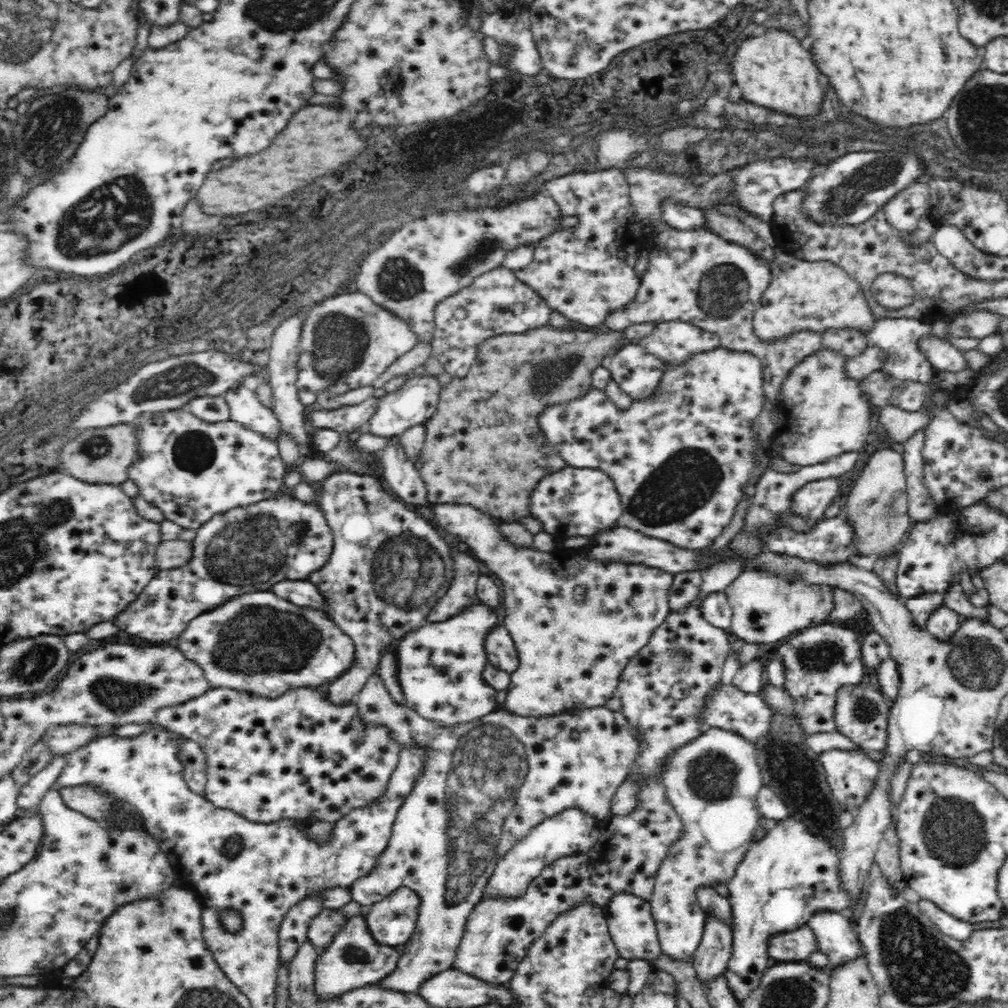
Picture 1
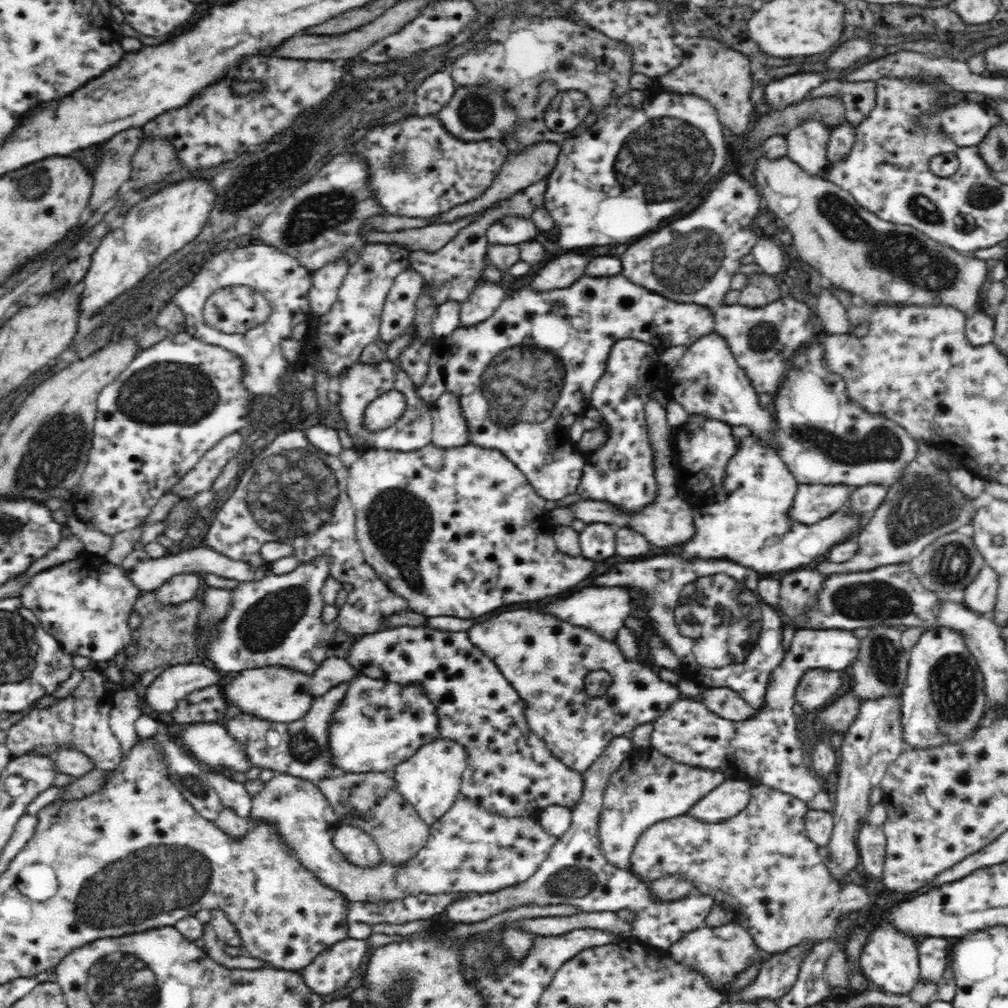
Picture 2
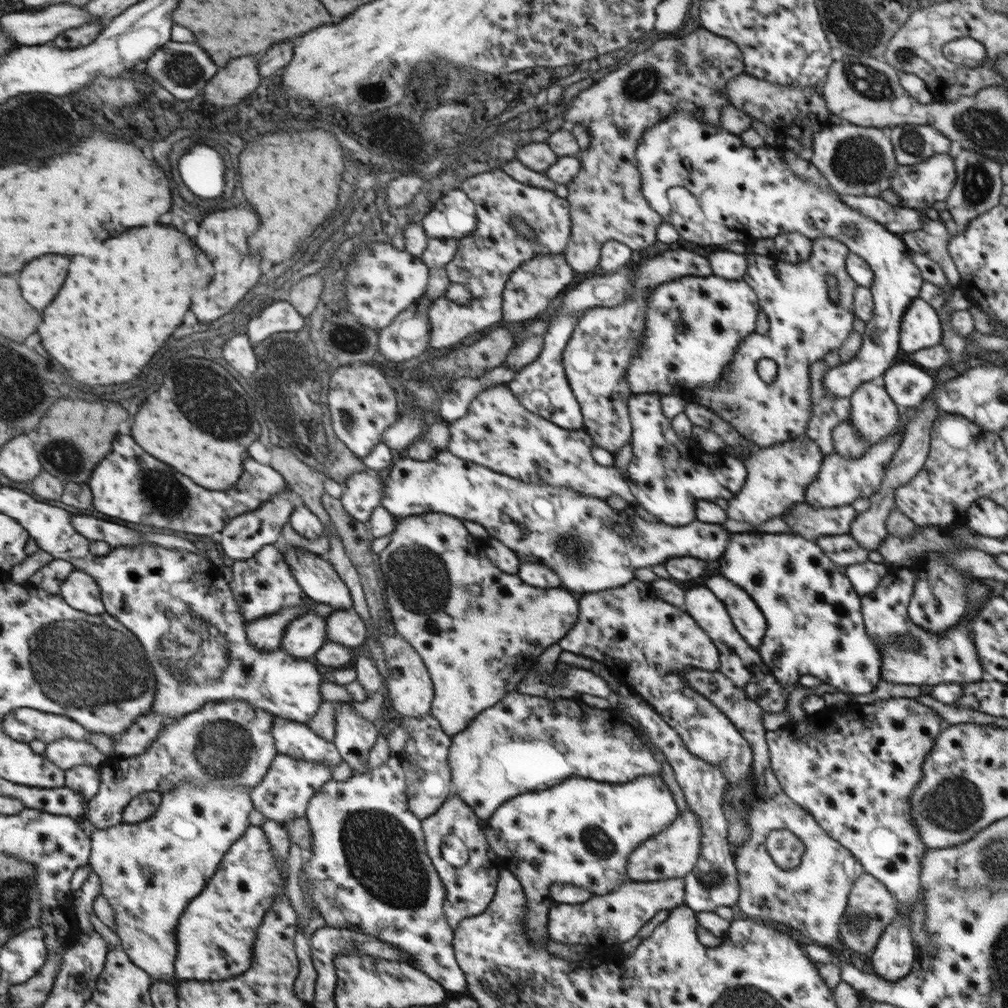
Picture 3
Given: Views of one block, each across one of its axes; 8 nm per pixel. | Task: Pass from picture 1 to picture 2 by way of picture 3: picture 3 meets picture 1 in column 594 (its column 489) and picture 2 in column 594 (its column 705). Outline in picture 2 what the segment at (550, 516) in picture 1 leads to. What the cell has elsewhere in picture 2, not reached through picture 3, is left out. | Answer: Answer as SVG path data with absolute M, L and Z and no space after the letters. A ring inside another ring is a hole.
M602 522L588 523L579 532L581 556L593 561L606 560L616 556L614 526Z

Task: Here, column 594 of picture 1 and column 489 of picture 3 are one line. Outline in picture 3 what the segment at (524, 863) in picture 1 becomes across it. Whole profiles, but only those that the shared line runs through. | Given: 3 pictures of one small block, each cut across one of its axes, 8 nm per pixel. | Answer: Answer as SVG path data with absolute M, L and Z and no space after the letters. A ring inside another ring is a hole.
M644 775L621 785L596 782L588 780L588 778L569 778L568 780L570 780L570 782L562 782L562 786L554 786L554 788L547 788L546 790L532 791L510 798L509 801L506 801L497 808L493 816L488 819L482 819L481 821L484 834L486 834L486 838L489 840L490 846L492 847L492 852L495 852L498 858L504 859L504 862L507 864L506 868L516 875L517 879L524 887L525 908L527 908L527 911L523 918L525 918L525 934L527 934L527 938L529 938L531 944L541 944L541 942L547 942L547 940L549 940L549 933L547 932L547 918L549 913L546 910L546 906L550 898L549 891L552 885L573 884L589 890L592 896L602 896L603 894L610 893L611 890L617 889L618 886L625 884L628 881L626 876L626 865L630 853L636 849L637 846L644 844L644 842L649 841L650 838L654 838L656 834L660 834L662 832L661 830L672 825L680 813L669 786L660 775Z

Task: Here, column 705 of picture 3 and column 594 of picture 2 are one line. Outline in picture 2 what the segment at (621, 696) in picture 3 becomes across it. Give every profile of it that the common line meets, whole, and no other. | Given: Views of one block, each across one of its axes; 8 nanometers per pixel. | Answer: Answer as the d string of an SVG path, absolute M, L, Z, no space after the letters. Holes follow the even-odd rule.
M616 735L610 739L603 753L581 774L583 787L581 797L572 809L572 825L564 836L556 841L550 849L546 860L528 881L508 886L506 889L494 893L484 893L472 898L454 900L444 914L454 922L480 922L493 914L500 914L518 905L549 905L564 904L575 906L584 912L618 912L618 910L632 910L635 914L632 937L644 943L668 950L678 939L686 933L705 926L712 905L715 903L712 895L706 893L692 893L673 901L660 901L654 898L653 887L642 880L629 869L621 869L611 865L602 857L598 849L598 819L602 810L603 796L609 784L611 774L626 760L634 750L632 737Z

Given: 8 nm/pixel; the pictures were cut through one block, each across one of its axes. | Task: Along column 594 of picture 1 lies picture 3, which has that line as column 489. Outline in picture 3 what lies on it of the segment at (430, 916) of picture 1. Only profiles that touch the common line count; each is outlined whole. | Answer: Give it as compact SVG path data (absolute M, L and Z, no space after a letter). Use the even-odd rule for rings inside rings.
M510 693L506 698L497 705L491 706L484 712L477 714L473 721L462 730L461 733L455 734L452 739L452 744L449 750L448 762L451 768L452 791L461 796L461 799L466 802L479 819L488 819L496 812L497 808L509 801L510 798L517 797L518 794L529 793L532 791L546 790L550 786L560 784L562 780L568 780L572 776L580 776L580 778L590 778L590 780L598 782L606 782L614 785L621 785L628 781L633 781L644 775L660 775L661 776L661 761L649 749L648 743L640 736L638 731L630 723L626 722L621 717L618 710L592 708L588 704L582 704L580 700L566 700L566 698L546 699L541 697L532 697L519 693Z

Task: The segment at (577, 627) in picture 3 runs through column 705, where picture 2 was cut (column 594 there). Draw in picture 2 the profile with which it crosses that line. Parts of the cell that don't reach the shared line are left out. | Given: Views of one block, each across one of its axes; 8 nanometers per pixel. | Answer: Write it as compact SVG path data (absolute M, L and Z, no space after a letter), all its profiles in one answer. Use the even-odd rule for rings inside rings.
M540 610L502 612L486 622L474 624L468 630L468 634L470 641L493 659L498 669L527 703L525 714L530 729L546 741L553 754L562 758L570 769L577 770L580 774L603 753L611 738L616 735L629 736L638 725L652 723L652 720L660 718L672 704L682 701L682 698L687 699L686 696L682 696L676 684L672 686L670 682L662 680L659 674L652 672L652 666L626 659L617 642L608 641L591 628L573 626ZM600 669L611 674L612 684L606 695L591 698L585 692L584 678L590 671Z

